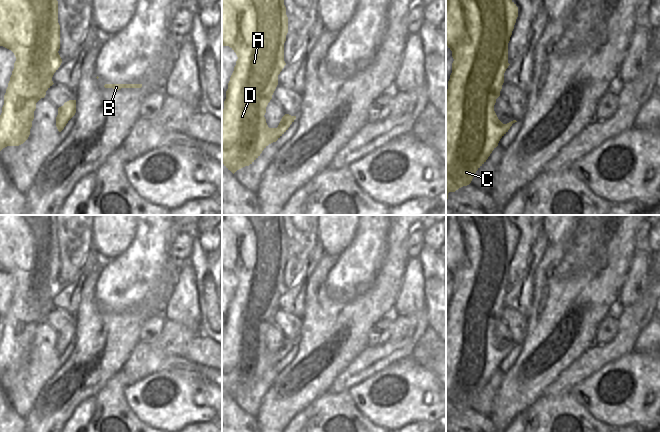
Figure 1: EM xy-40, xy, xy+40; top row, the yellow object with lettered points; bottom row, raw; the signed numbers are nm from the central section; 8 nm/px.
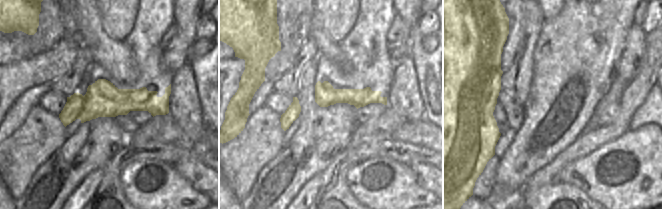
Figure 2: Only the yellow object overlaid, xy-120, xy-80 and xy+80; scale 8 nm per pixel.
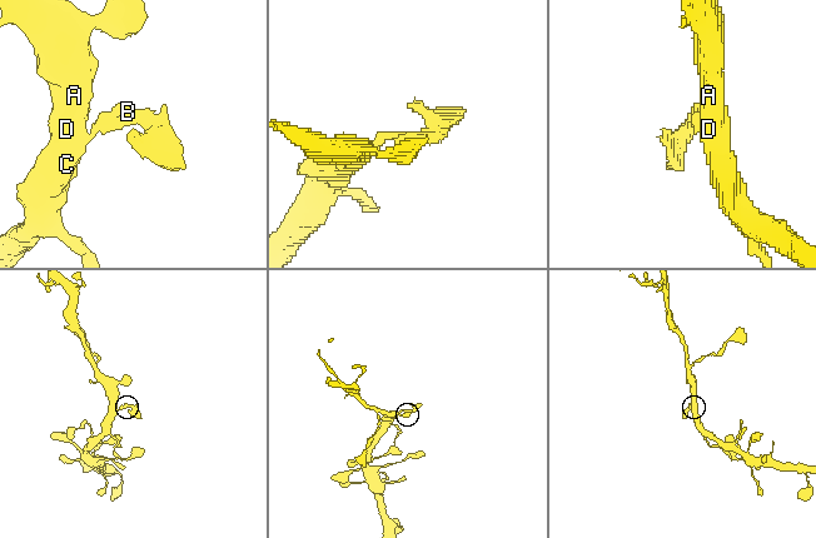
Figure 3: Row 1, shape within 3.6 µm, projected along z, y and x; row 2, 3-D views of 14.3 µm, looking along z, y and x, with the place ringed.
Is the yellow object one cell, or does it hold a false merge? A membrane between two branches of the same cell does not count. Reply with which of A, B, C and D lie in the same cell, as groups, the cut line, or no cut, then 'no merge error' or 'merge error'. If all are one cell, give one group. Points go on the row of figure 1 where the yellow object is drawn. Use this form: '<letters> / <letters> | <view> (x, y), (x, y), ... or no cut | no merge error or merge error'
A B C D | no cut | no merge error

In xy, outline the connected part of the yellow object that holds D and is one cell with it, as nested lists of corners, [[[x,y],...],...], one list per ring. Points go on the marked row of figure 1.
[[[222,0],[222,45],[229,46],[238,57],[228,83],[222,110],[222,164],[233,174],[252,164],[296,119],[296,116],[285,114],[277,128],[269,128],[264,117],[266,107],[278,85],[278,75],[286,65],[284,43],[287,33],[288,17],[284,0]]]

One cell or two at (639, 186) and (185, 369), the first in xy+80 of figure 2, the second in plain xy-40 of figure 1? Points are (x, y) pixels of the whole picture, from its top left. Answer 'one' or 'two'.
two

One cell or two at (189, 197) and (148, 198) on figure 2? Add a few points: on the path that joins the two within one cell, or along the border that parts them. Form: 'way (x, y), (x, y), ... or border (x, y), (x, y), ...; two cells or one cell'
way (179, 197), (158, 197); one cell

